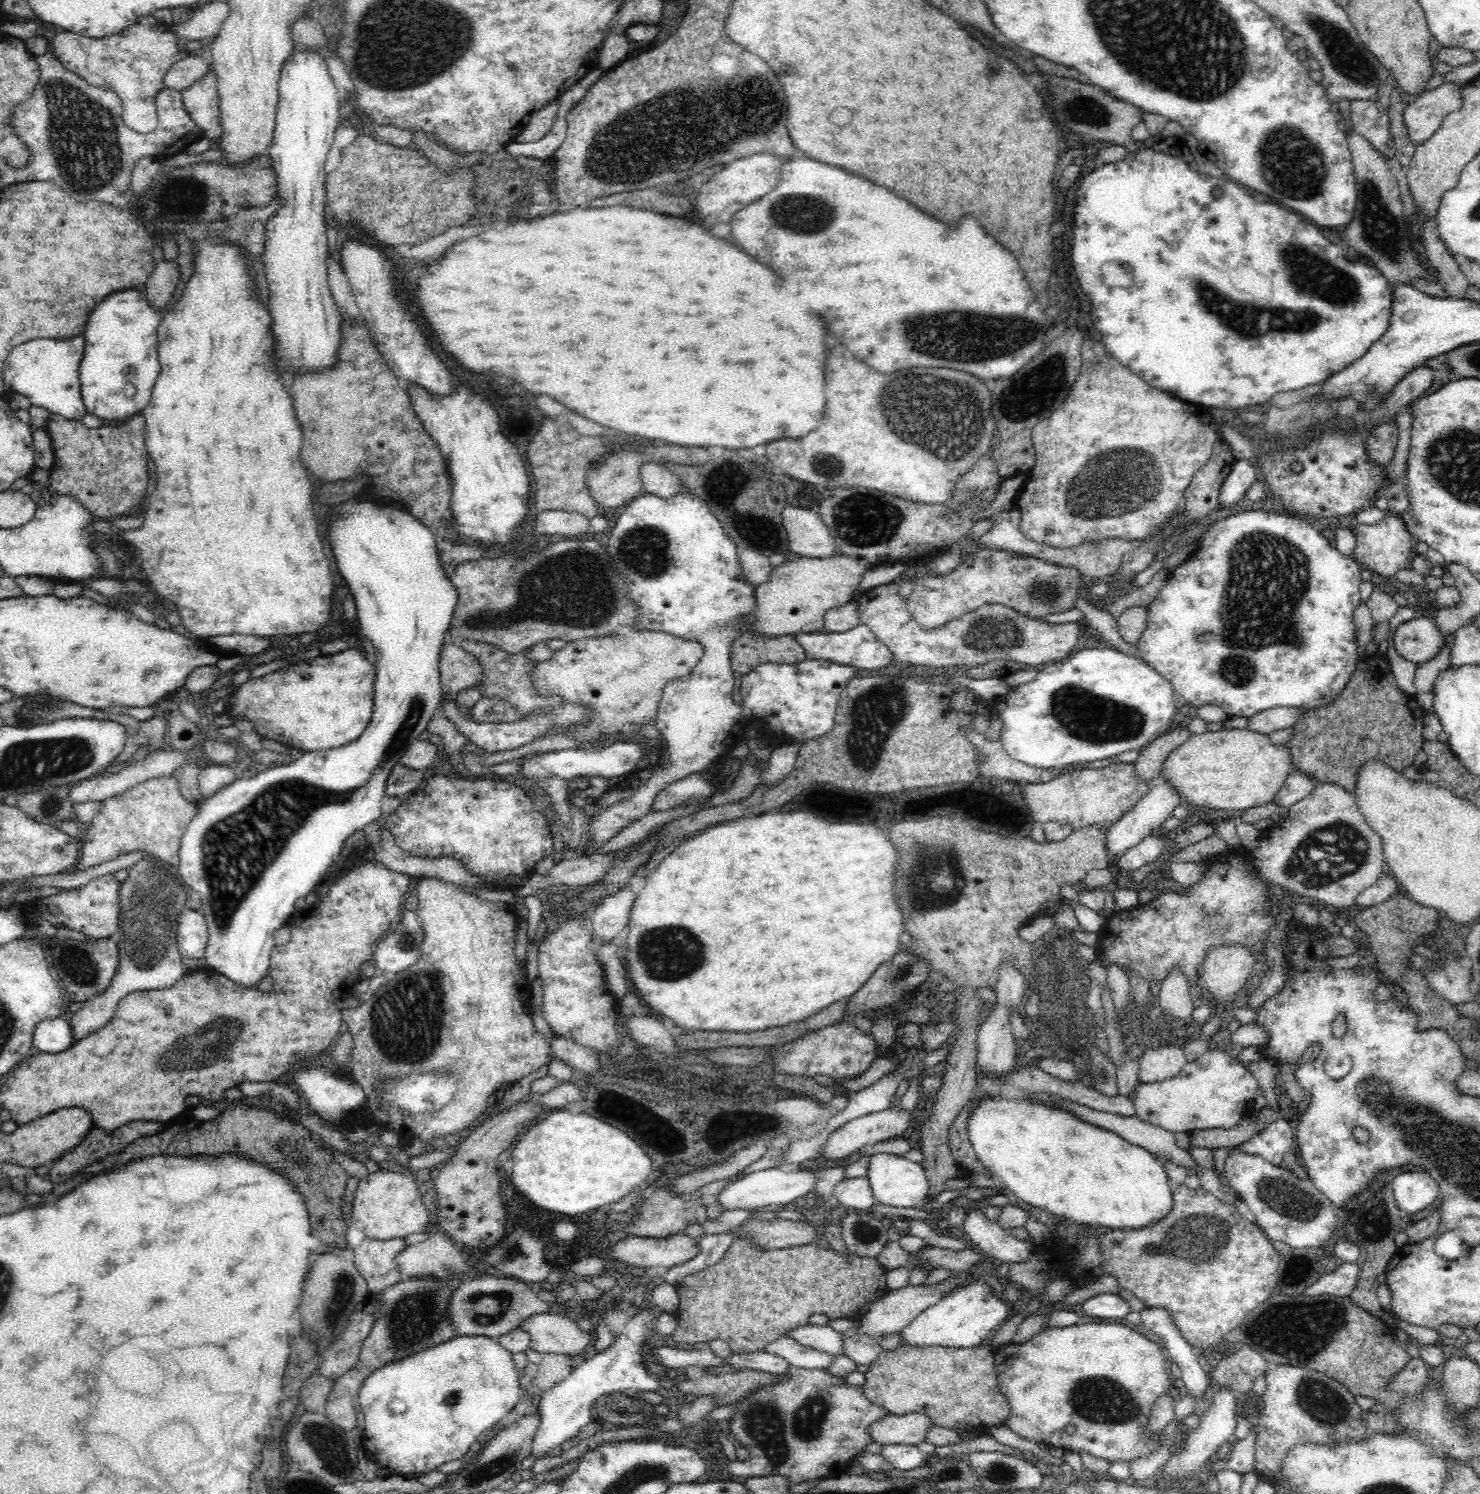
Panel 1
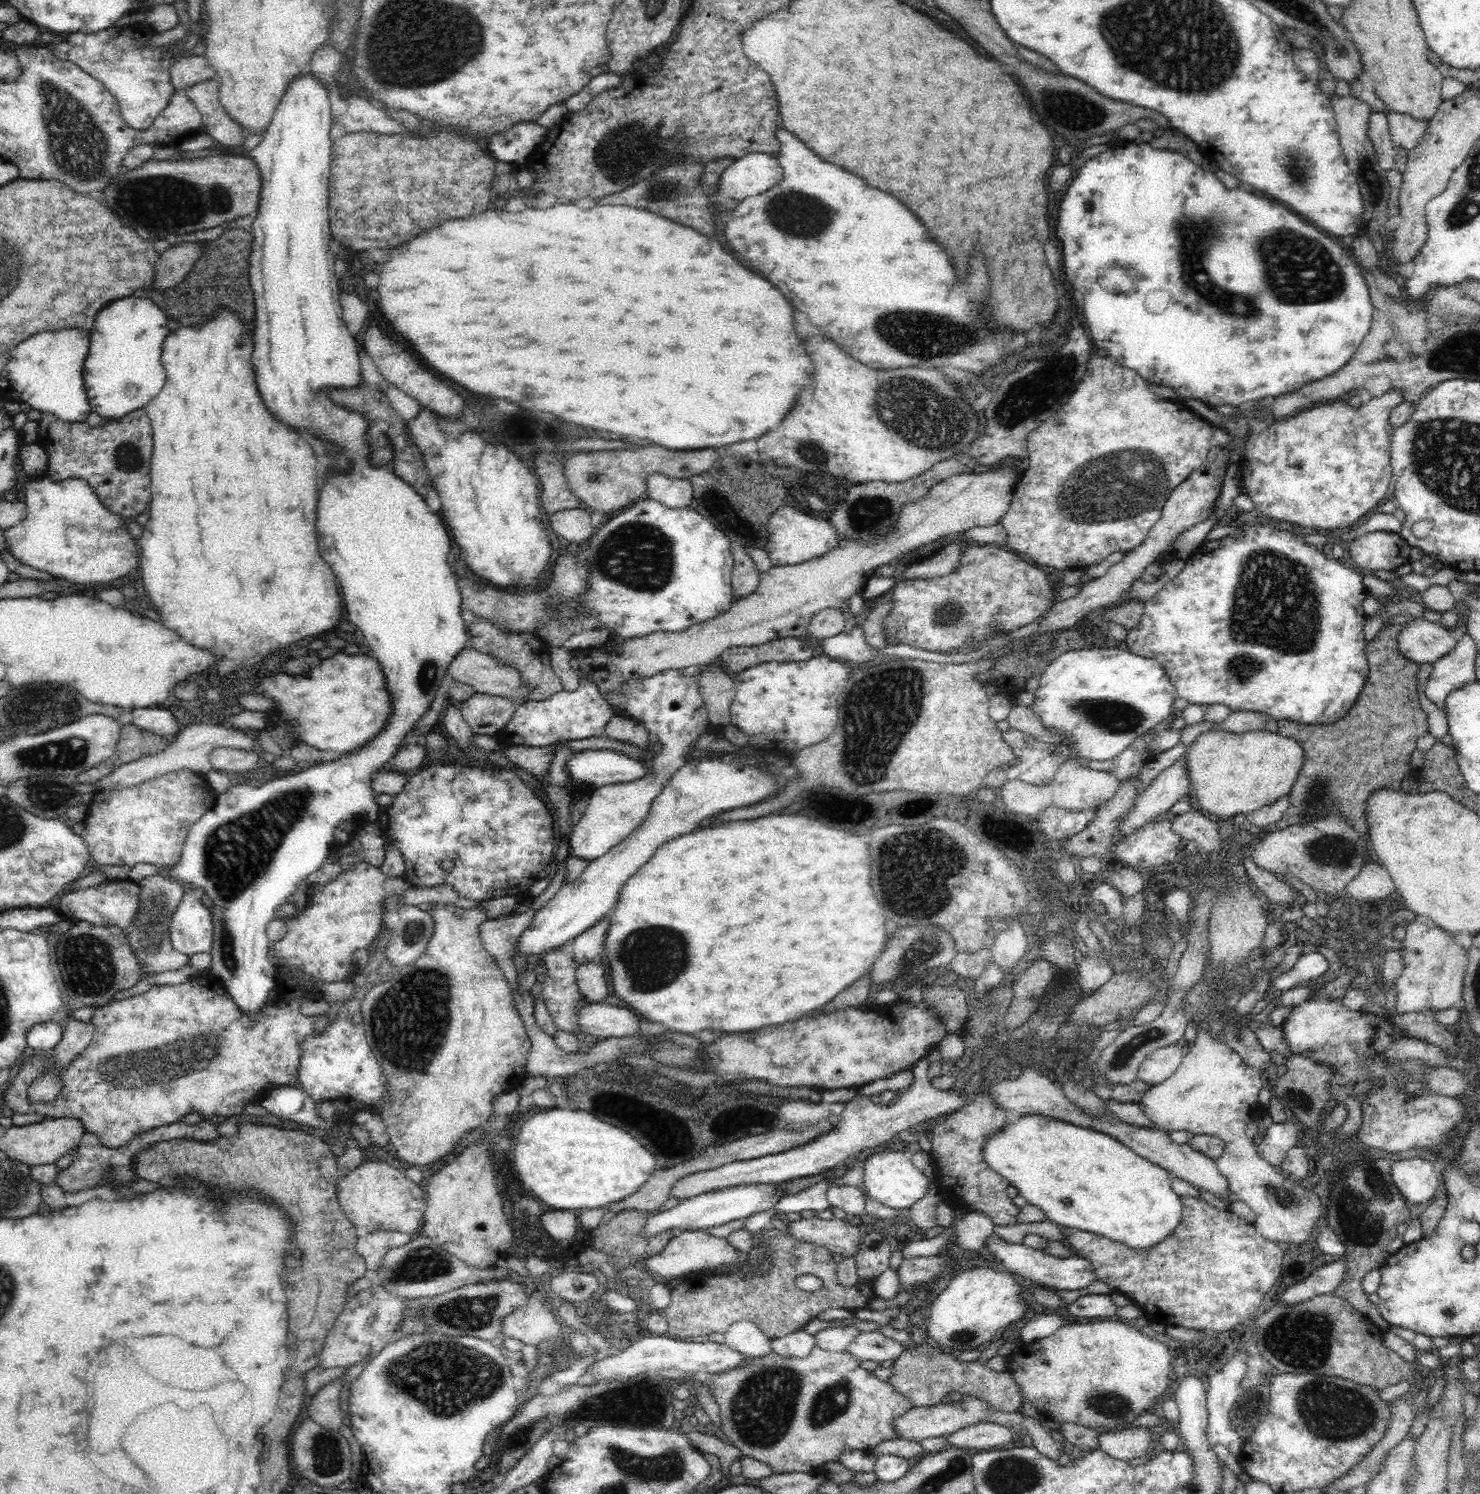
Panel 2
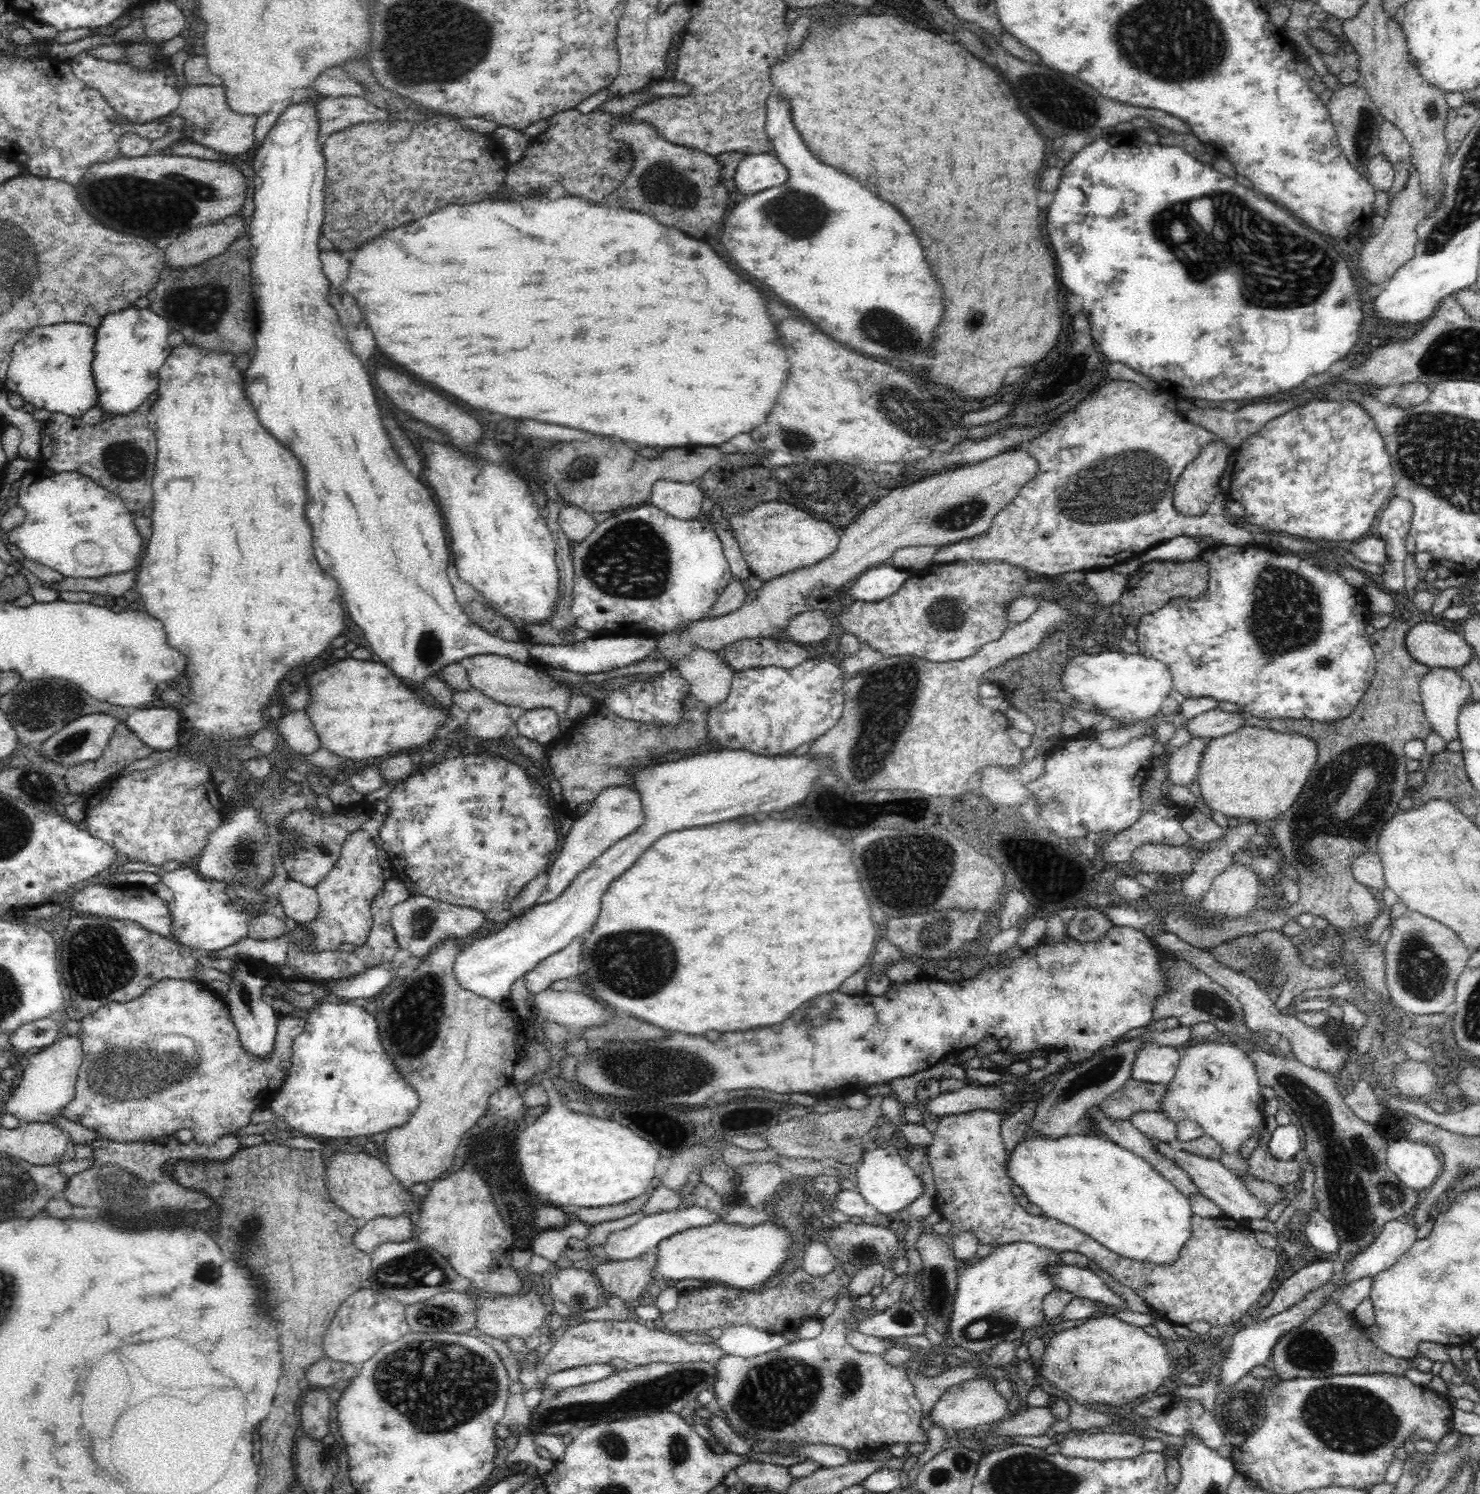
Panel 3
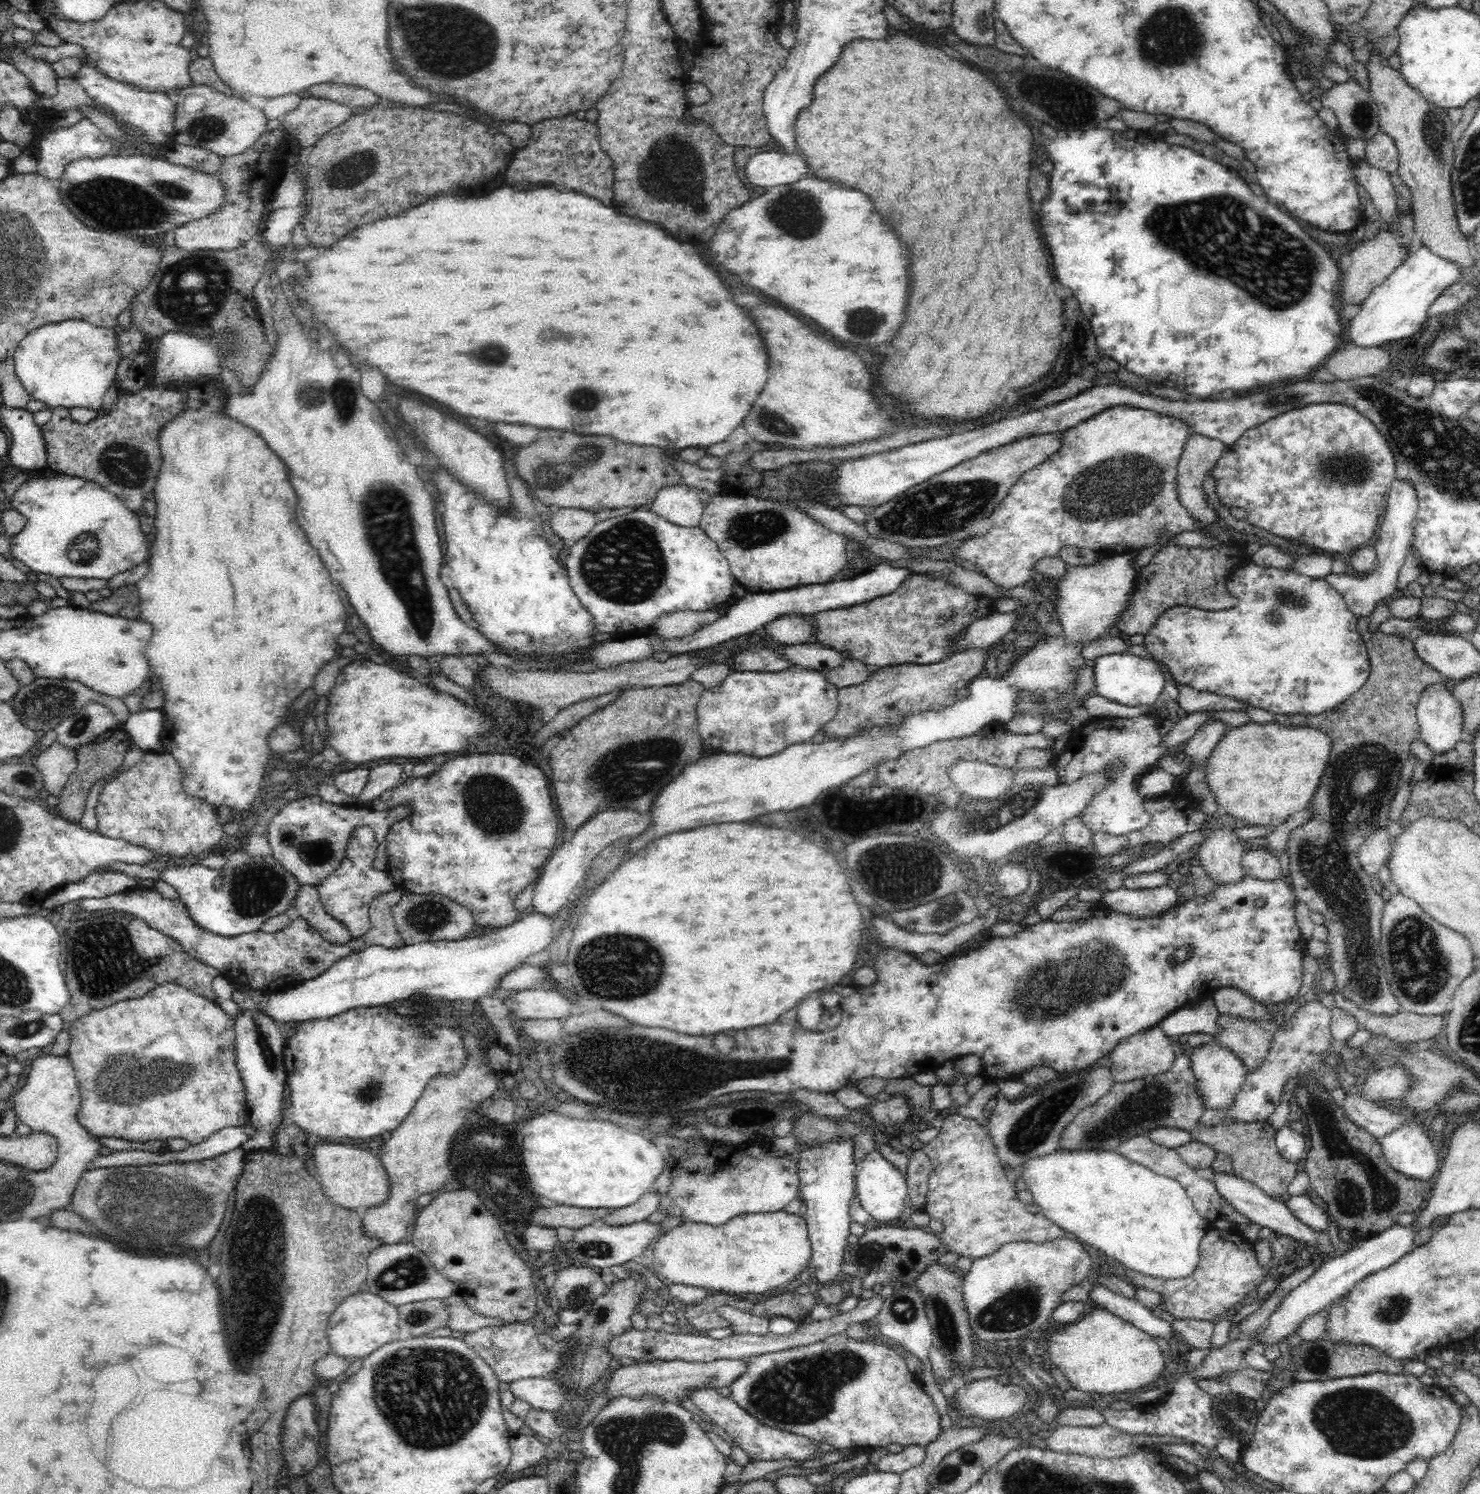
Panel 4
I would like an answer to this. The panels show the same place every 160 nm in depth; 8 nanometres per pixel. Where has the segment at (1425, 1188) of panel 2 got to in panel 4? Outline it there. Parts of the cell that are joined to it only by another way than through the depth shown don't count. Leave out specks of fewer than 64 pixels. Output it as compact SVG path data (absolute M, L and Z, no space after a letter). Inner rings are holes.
M1419 1114L1406 1119L1403 1127L1397 1128L1390 1134L1384 1135L1381 1139L1383 1156L1388 1165L1398 1172L1406 1175L1411 1180L1428 1181L1434 1174L1437 1174L1440 1164L1438 1151L1432 1139L1429 1139L1427 1120Z

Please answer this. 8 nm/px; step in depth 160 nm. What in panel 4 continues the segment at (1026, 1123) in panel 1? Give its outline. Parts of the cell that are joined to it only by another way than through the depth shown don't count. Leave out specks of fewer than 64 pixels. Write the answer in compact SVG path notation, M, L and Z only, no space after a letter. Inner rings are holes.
M1057 1148L1052 1154L1040 1156L1040 1158L1030 1158L1023 1165L1022 1173L1019 1174L1027 1189L1032 1193L1032 1202L1040 1207L1040 1212L1065 1230L1066 1234L1075 1238L1081 1244L1086 1243L1098 1250L1102 1250L1106 1256L1110 1256L1114 1261L1120 1262L1132 1272L1142 1273L1148 1277L1161 1278L1162 1280L1171 1280L1172 1278L1186 1278L1188 1274L1192 1274L1196 1268L1196 1262L1199 1257L1199 1244L1207 1229L1211 1227L1208 1222L1204 1221L1202 1216L1197 1213L1192 1201L1188 1198L1184 1187L1173 1178L1166 1175L1156 1174L1148 1167L1142 1166L1134 1161L1128 1160L1122 1156L1117 1150L1064 1150Z

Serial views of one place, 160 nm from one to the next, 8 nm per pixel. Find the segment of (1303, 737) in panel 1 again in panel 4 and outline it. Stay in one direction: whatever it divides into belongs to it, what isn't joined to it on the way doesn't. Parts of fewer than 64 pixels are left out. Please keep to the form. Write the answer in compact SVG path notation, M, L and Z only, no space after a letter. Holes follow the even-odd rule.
M1379 630L1373 632L1372 638L1366 643L1366 648L1368 651L1369 661L1370 661L1370 675L1368 681L1364 683L1364 686L1360 687L1347 701L1340 703L1336 708L1331 711L1325 712L1319 715L1303 715L1303 714L1272 714L1272 722L1278 723L1279 725L1284 725L1287 727L1312 727L1316 730L1323 731L1331 738L1331 749L1330 754L1328 754L1327 765L1324 766L1323 776L1320 777L1320 782L1318 788L1315 790L1315 796L1312 798L1311 802L1304 810L1310 812L1310 817L1308 820L1294 829L1290 830L1289 836L1286 842L1285 850L1289 858L1289 868L1290 877L1288 881L1293 882L1295 895L1295 908L1298 904L1306 904L1311 912L1318 912L1323 918L1323 925L1328 929L1328 941L1326 943L1327 948L1330 948L1330 963L1331 970L1335 976L1335 990L1338 990L1344 998L1348 999L1350 1002L1357 1004L1360 1009L1368 1010L1369 1013L1376 1014L1377 1016L1392 1017L1394 1014L1399 1013L1401 1007L1399 1002L1396 1000L1394 994L1392 994L1391 986L1389 985L1389 980L1387 979L1387 970L1385 969L1385 964L1383 963L1383 957L1381 952L1381 919L1383 918L1384 902L1380 895L1374 892L1371 886L1370 875L1363 870L1360 866L1358 851L1359 848L1364 844L1364 841L1379 828L1387 828L1388 823L1391 821L1389 819L1390 814L1390 804L1392 804L1394 795L1396 794L1399 785L1401 784L1401 776L1404 772L1403 768L1409 758L1410 744L1414 740L1421 738L1420 723L1417 721L1417 704L1420 700L1420 694L1423 693L1424 689L1428 686L1436 684L1447 685L1453 687L1455 682L1452 680L1447 682L1434 668L1422 661L1419 655L1416 654L1413 642L1410 641L1408 635L1406 634L1384 634Z

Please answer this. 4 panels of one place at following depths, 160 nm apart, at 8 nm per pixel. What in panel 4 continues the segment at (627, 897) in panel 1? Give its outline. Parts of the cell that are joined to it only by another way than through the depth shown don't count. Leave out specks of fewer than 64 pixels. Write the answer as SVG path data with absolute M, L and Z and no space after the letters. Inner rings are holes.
M547 958L542 962L524 963L515 969L512 969L499 982L499 989L503 992L517 992L521 990L532 990L536 988L547 988L555 986L555 979L550 971L557 965L564 963L564 960L555 962Z

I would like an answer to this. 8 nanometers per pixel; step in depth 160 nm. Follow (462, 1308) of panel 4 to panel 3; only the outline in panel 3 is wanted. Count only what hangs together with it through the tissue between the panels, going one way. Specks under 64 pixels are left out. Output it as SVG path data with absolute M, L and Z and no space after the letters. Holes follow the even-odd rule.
M528 1291L512 1298L482 1299L476 1311L477 1330L505 1342L508 1339L530 1340L530 1336L537 1334L542 1326L548 1325L550 1312L546 1309L540 1294L535 1295Z

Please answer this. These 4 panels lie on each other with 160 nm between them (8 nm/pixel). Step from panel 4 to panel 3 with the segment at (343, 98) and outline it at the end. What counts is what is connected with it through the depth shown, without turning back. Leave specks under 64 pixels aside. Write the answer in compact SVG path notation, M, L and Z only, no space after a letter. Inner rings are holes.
M330 66L316 76L313 88L331 99L345 96L364 96L364 88L346 75L342 67Z

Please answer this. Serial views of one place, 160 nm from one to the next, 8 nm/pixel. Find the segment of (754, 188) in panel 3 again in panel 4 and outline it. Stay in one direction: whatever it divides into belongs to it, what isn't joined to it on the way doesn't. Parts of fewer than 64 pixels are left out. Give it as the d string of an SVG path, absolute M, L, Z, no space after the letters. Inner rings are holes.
M760 149L748 158L744 170L748 184L760 189L770 189L799 181L808 173L809 167L804 156L798 153Z

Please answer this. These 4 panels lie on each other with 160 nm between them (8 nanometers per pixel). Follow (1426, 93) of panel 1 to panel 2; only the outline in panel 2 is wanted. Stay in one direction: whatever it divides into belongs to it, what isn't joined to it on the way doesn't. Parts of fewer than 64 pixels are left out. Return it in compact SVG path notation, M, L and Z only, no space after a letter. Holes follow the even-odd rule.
M1387 113L1389 133L1396 149L1412 150L1423 138L1428 121L1417 120L1406 113Z

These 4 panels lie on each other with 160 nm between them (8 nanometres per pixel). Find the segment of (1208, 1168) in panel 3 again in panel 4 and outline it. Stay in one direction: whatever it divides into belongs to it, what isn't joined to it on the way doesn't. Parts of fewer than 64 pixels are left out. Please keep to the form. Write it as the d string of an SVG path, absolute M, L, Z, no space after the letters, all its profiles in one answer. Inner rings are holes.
M1213 1169L1203 1172L1210 1178L1212 1185L1216 1187L1216 1191L1220 1196L1226 1199L1226 1202L1236 1213L1248 1219L1249 1222L1260 1224L1264 1228L1270 1228L1275 1232L1280 1232L1280 1235L1292 1236L1296 1240L1304 1240L1308 1244L1314 1244L1320 1238L1320 1232L1312 1230L1312 1227L1306 1226L1300 1222L1287 1207L1287 1204L1281 1198L1273 1198L1268 1196L1260 1187L1253 1185L1251 1182L1236 1176L1234 1173L1226 1173L1224 1171L1215 1171Z

